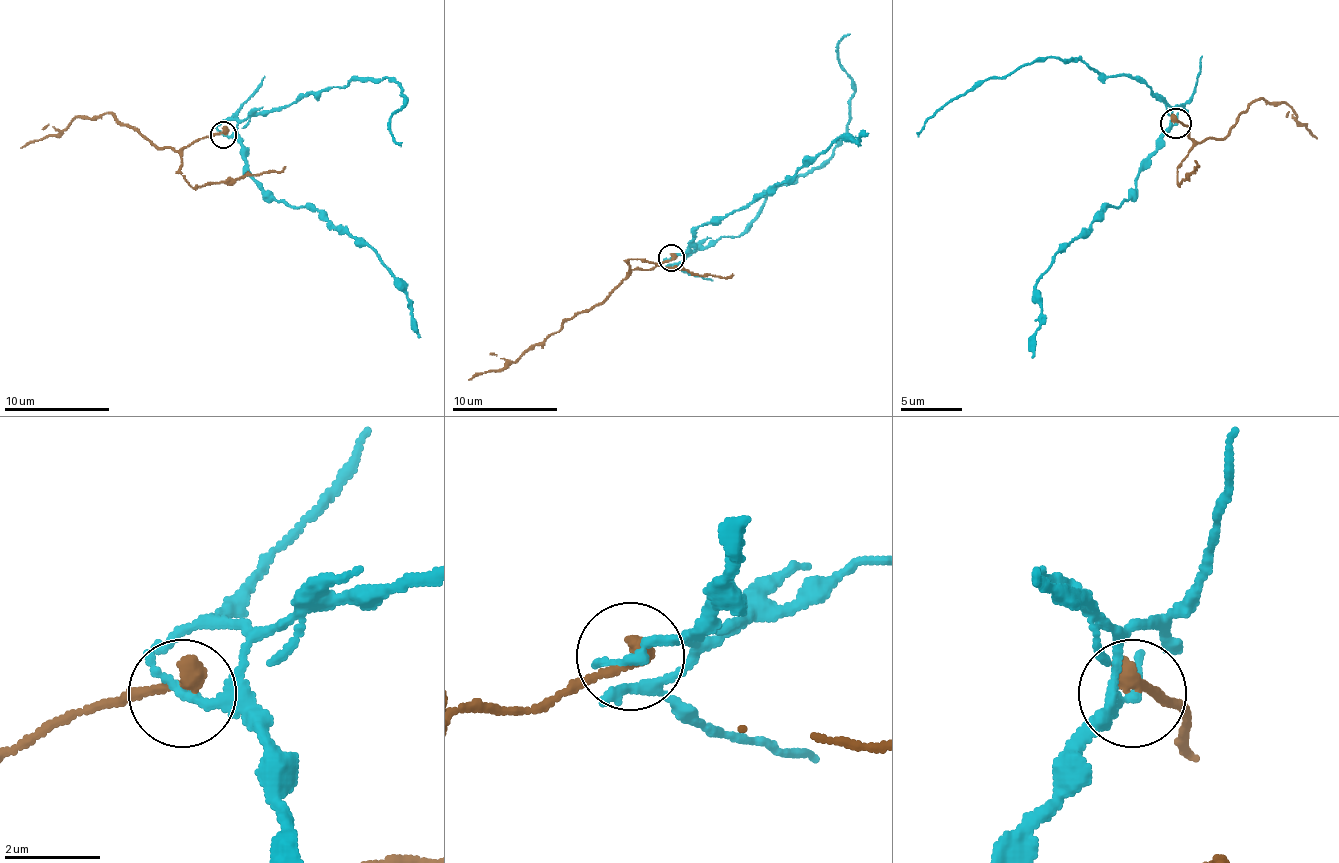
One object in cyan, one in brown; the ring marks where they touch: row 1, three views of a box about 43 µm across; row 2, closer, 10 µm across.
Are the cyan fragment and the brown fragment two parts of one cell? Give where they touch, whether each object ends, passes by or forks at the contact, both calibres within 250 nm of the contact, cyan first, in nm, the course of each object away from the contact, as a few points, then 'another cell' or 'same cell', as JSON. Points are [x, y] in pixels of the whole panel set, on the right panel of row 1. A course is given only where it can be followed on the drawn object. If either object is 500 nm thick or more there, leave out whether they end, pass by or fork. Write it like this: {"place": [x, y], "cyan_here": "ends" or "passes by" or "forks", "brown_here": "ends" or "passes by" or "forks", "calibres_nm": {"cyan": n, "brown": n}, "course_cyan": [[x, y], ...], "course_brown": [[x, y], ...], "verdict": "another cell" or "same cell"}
{"place": [1176, 123], "cyan_here": "ends", "brown_here": "ends", "calibres_nm": {"cyan": 240, "brown": 400}, "course_cyan": [[1175, 122], [1144, 82], [1098, 73], [1083, 61], [1037, 58], [976, 82], [945, 104], [917, 138]], "course_brown": [[1175, 122], [1190, 128], [1190, 138], [1205, 141], [1224, 138], [1245, 110], [1264, 98], [1285, 104], [1316, 138]], "verdict": "another cell"}

